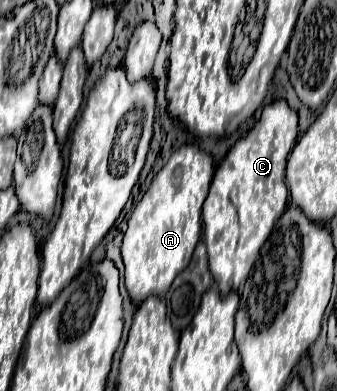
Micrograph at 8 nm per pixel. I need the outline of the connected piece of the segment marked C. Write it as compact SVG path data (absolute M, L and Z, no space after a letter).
M277 99L263 107L261 119L229 149L215 171L203 204L203 241L207 245L211 275L223 295L237 291L247 279L261 245L287 207L285 165L297 135L297 111L285 99Z

